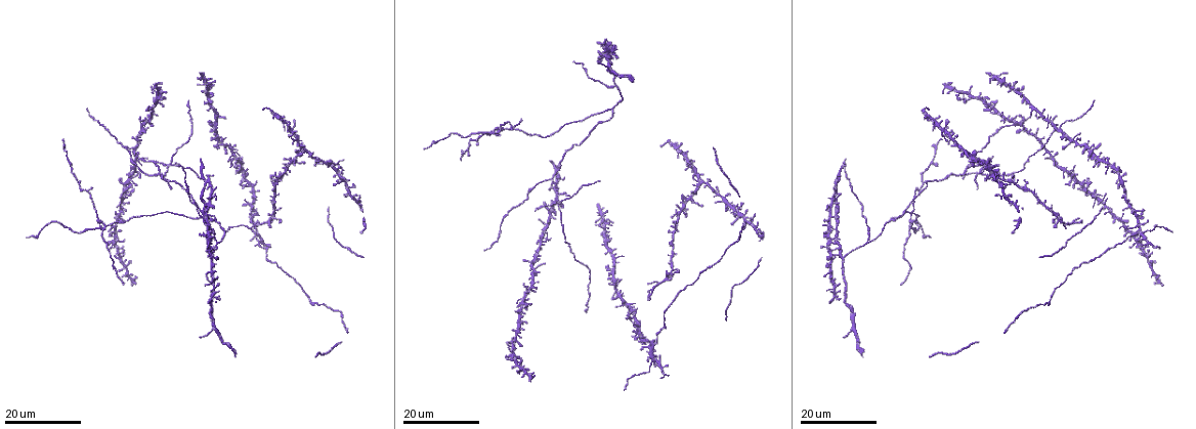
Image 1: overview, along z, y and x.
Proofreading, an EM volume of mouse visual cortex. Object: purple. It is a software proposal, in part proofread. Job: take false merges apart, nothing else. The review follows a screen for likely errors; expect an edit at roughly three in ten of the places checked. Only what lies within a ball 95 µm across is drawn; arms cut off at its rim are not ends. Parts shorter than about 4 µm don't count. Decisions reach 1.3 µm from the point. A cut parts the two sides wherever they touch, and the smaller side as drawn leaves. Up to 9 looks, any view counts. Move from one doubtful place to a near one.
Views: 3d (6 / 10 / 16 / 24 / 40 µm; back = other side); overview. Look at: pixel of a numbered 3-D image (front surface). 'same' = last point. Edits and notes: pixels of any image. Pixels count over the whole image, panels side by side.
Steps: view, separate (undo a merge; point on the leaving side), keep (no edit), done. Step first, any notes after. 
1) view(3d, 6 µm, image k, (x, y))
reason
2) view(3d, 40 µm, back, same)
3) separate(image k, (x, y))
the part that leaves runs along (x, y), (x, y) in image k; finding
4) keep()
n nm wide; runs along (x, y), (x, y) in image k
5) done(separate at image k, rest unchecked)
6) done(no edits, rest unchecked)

view(3d, 24 µm, image 1, (616, 86))
three arms meet

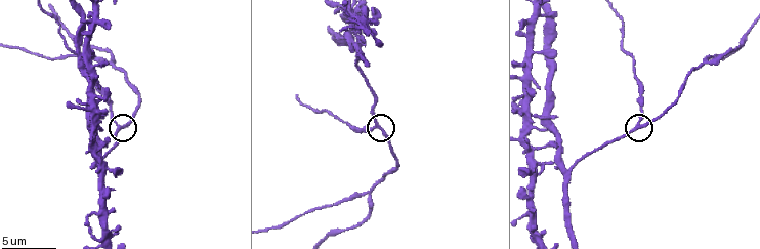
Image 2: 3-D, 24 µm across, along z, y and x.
view(3d, 10 µm, image 2, (637, 127))
closer look

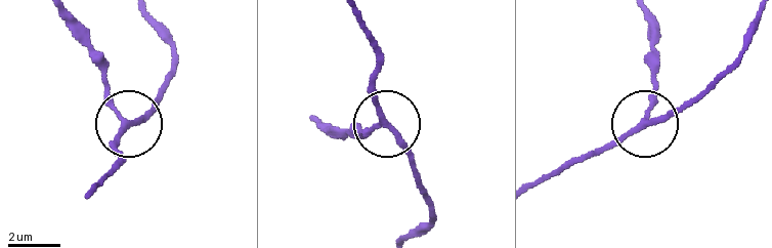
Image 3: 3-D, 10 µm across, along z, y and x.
keep()
runs along (411, 236), (428, 198), (403, 146), (382, 125), (351, 132) in image 3; one cell here

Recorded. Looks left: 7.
view(3d, 24 µm, image 1, (104, 229))
four or more arms meet

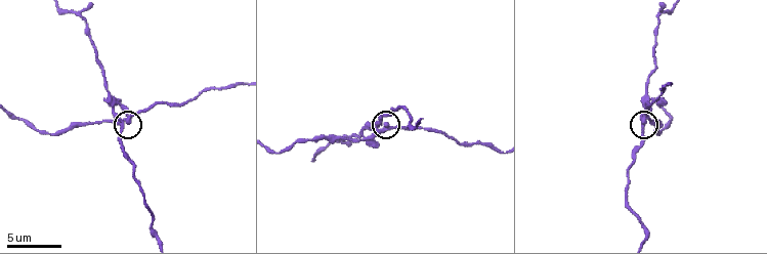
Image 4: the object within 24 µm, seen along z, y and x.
view(3d, 6 µm, image 4, (647, 122))
closer look

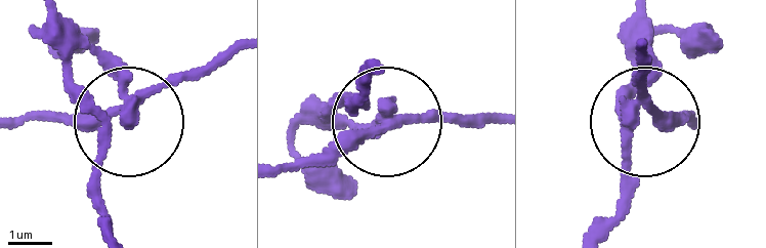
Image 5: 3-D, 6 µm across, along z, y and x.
separate(image 5, (71, 69))
5 arms; the part that leaves runs along (123, 95), (112, 66), (60, 11) in image 5; a second cell is stuck on

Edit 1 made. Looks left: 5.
view(overview)
redraw

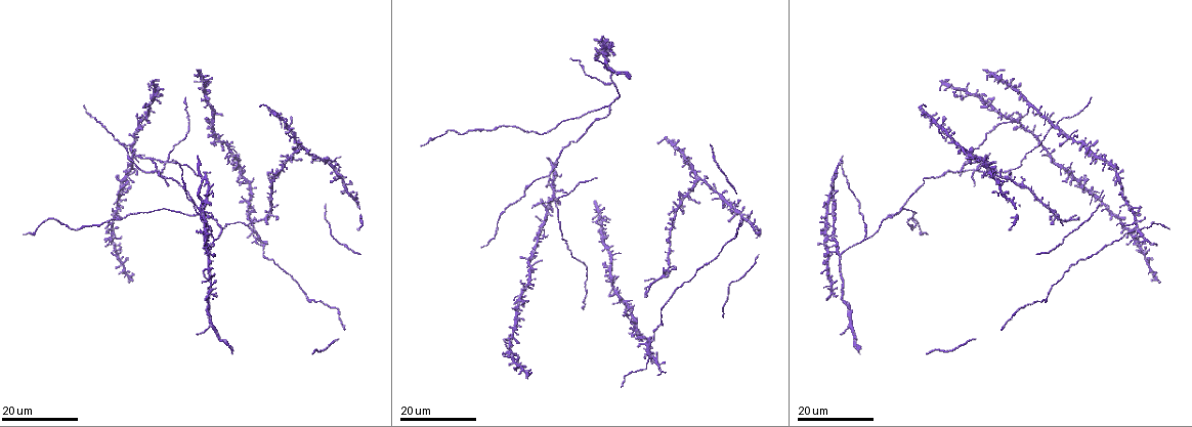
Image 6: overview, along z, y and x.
view(3d, 24 µm, image 6, (1048, 154))
four arms meet

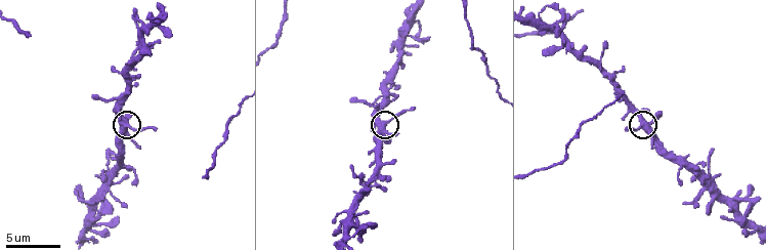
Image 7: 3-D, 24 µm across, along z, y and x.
view(3d, 6 µm, image 7, (380, 124))

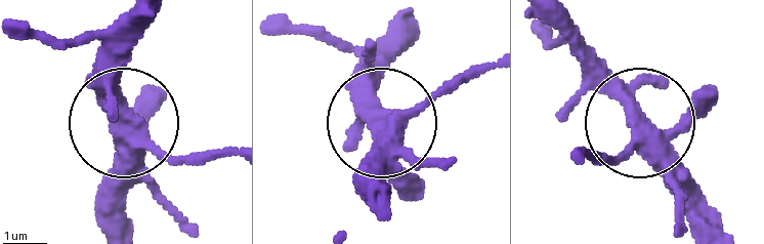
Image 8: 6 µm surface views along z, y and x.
keep()
4 arms; one cell here

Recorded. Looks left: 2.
view(3d, 24 µm, image 6, (606, 267))
two arms at a narrow angle

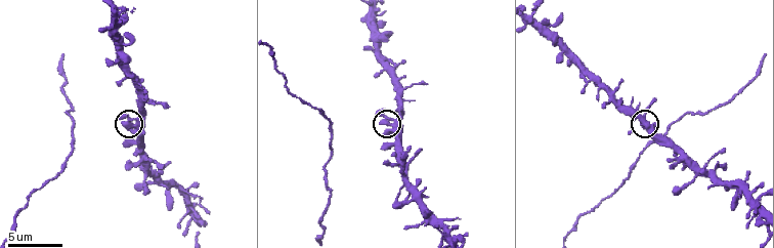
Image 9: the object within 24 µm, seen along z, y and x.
view(3d, 10 µm, image 9, (135, 118))

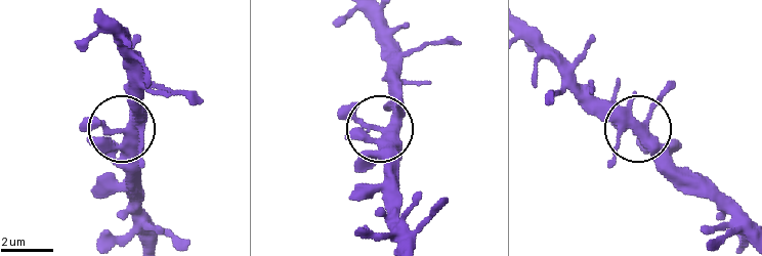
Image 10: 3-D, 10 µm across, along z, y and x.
keep()
370 nm wide; one cell here

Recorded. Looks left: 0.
done(separate at image 5, rest unchecked)

